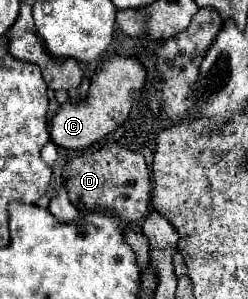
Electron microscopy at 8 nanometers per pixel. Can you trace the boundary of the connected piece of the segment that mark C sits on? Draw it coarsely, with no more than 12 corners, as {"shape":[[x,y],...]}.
{"shape":[[109,57],[83,101],[53,115],[49,137],[83,149],[125,123],[145,85],[131,57]]}

